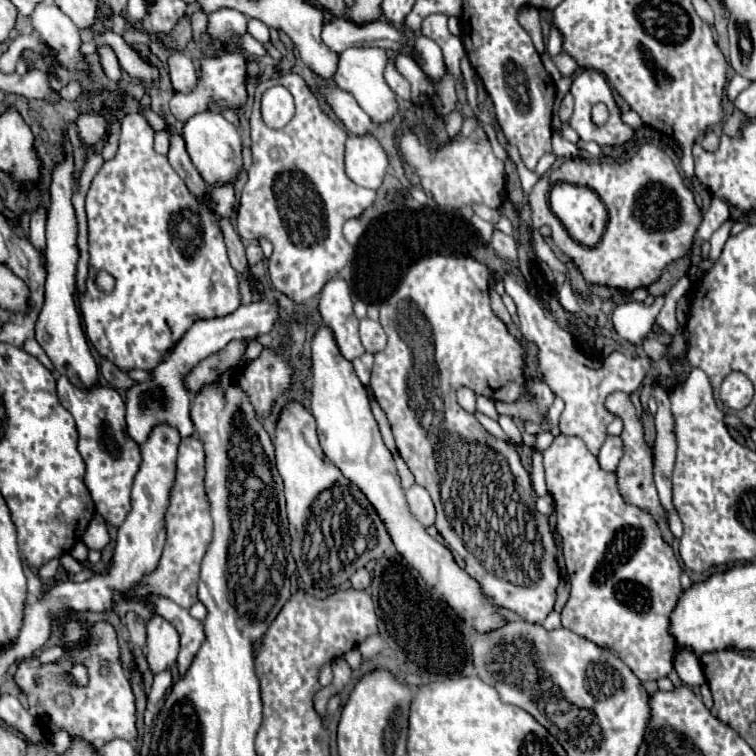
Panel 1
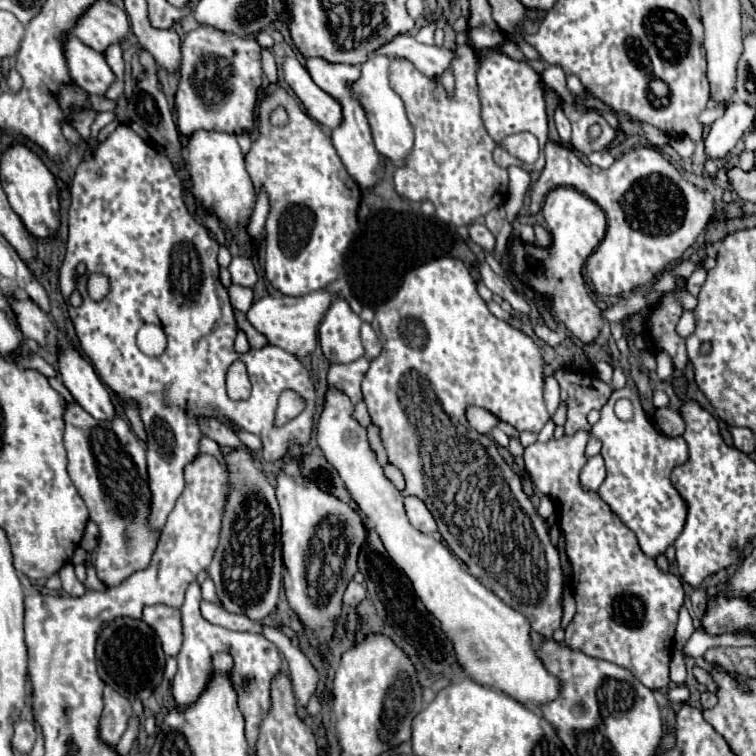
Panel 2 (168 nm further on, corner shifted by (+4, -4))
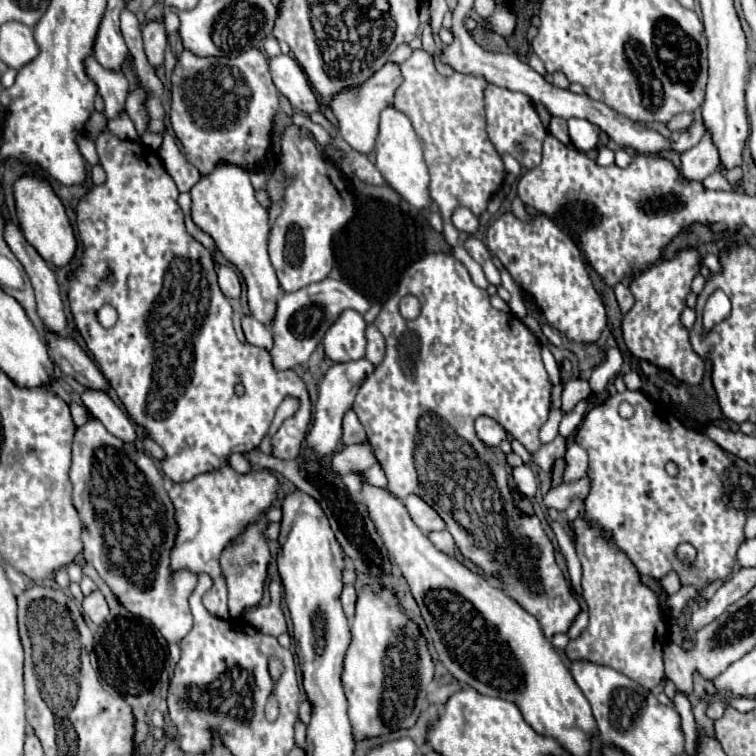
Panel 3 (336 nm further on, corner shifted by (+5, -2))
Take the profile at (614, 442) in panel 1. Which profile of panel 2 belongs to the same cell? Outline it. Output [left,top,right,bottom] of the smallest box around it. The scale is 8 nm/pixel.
[581,454,605,490]

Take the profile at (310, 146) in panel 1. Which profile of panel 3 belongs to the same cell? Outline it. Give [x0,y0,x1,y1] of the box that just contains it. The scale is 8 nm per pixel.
[270,126,354,292]

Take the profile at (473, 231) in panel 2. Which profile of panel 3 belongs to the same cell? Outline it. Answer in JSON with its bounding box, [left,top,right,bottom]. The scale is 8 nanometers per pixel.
[452,206,478,234]

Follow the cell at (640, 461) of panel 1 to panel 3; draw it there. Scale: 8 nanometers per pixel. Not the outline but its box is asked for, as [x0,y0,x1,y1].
[576,392,746,590]

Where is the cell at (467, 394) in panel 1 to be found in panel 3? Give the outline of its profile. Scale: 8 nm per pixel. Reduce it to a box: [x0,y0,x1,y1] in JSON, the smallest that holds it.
[476,416,506,448]

